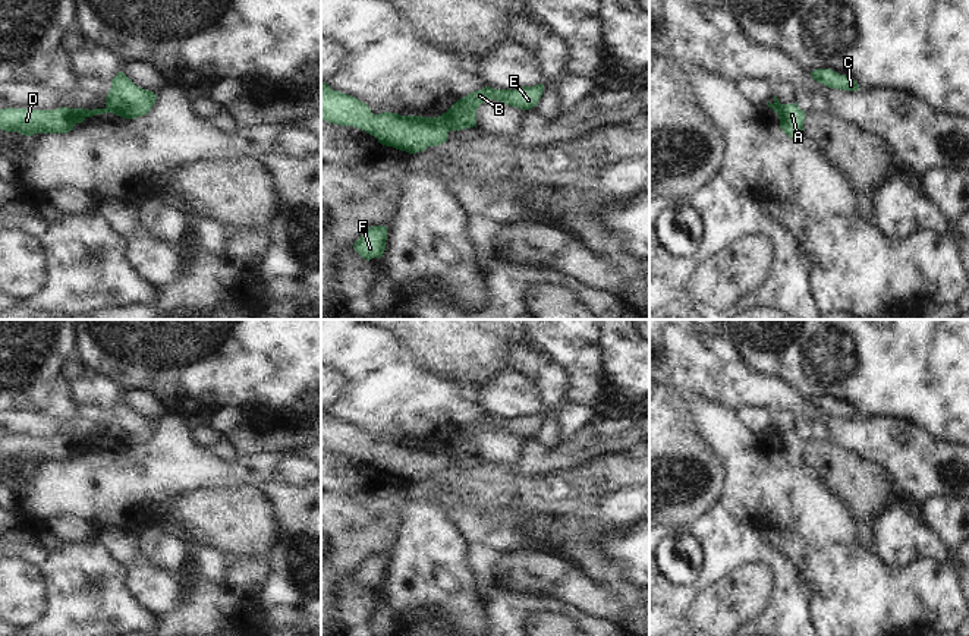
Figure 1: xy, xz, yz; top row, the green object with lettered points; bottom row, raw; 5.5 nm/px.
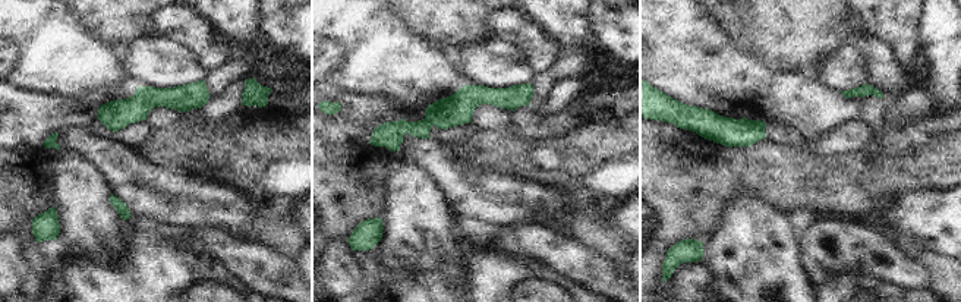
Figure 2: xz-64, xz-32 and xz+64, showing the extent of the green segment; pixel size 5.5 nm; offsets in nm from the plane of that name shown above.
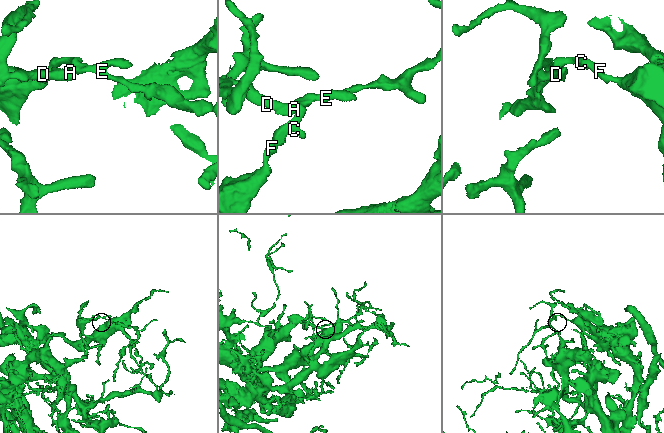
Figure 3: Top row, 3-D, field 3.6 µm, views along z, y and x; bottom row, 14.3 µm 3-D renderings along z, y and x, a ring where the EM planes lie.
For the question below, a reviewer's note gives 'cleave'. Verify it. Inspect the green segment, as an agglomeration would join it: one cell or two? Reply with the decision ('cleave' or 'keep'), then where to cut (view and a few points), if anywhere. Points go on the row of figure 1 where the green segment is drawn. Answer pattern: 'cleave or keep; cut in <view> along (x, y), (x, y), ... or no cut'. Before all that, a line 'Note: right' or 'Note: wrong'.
Note: right
cleave; cut in xz along (434, 117), (449, 131)

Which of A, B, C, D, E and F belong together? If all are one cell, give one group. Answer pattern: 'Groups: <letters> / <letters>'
Groups: A D / B C E F.

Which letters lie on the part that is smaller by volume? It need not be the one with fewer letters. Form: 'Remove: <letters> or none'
Remove: A, D

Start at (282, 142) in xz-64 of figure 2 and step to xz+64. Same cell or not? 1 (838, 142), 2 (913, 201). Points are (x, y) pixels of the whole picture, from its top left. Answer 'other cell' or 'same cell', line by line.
1: other cell
2: other cell

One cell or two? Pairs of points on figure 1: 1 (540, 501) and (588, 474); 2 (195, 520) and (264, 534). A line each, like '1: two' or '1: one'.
1: one
2: one

